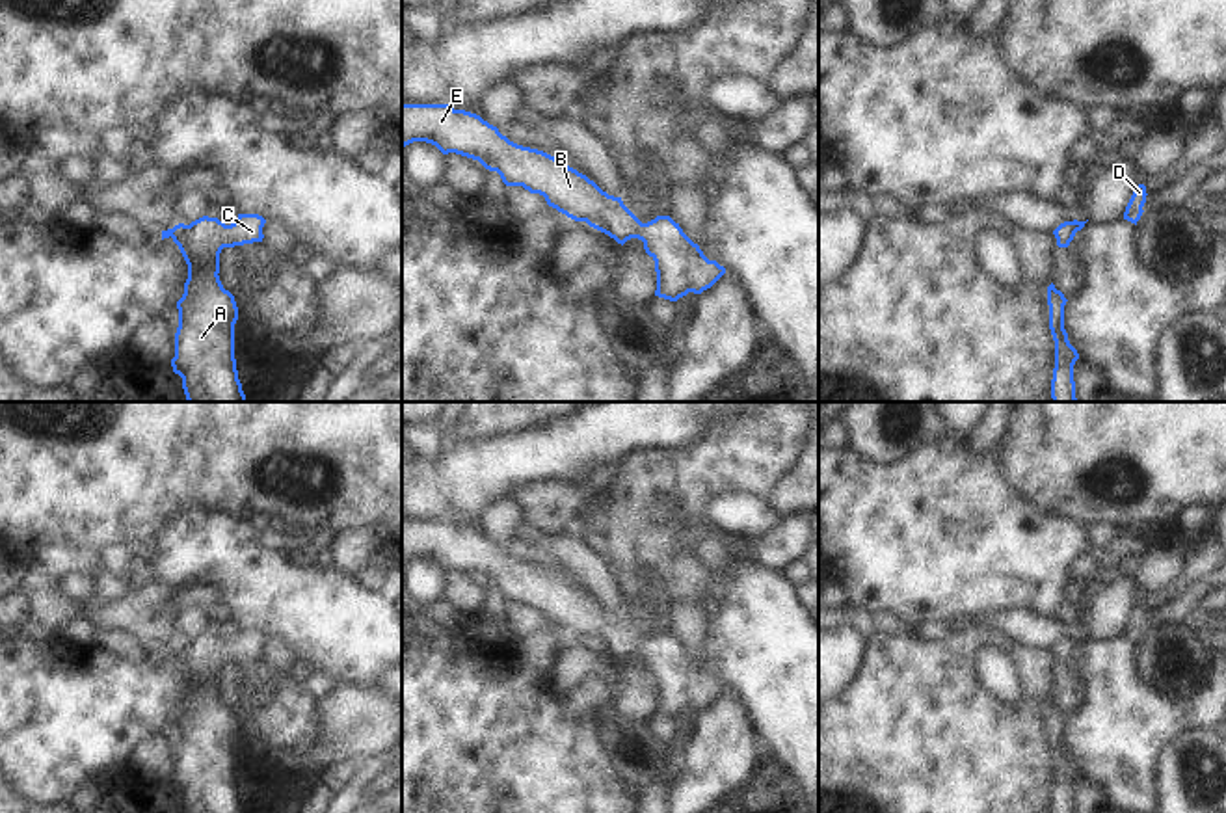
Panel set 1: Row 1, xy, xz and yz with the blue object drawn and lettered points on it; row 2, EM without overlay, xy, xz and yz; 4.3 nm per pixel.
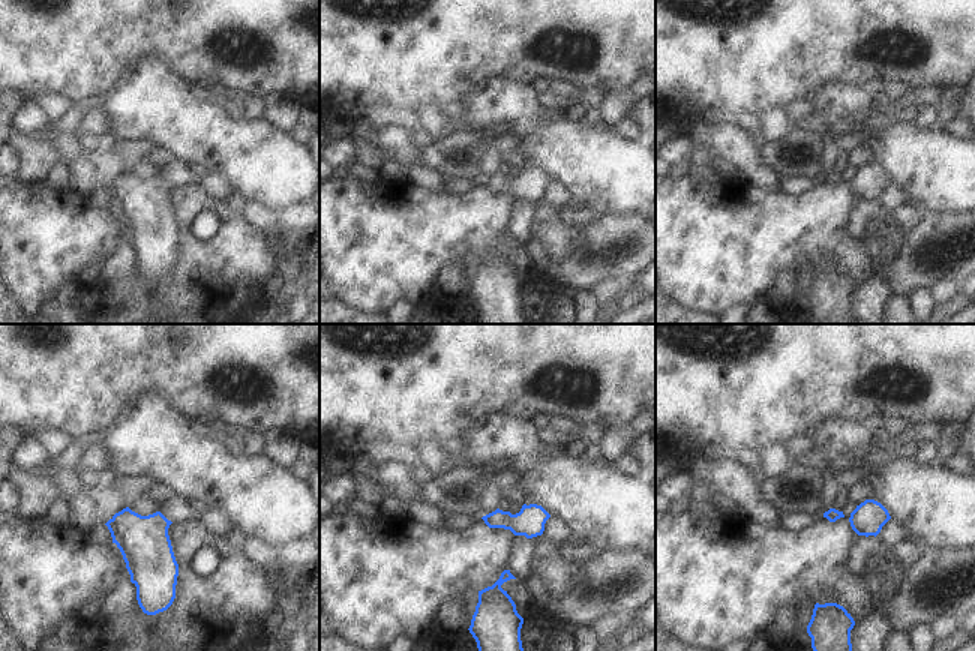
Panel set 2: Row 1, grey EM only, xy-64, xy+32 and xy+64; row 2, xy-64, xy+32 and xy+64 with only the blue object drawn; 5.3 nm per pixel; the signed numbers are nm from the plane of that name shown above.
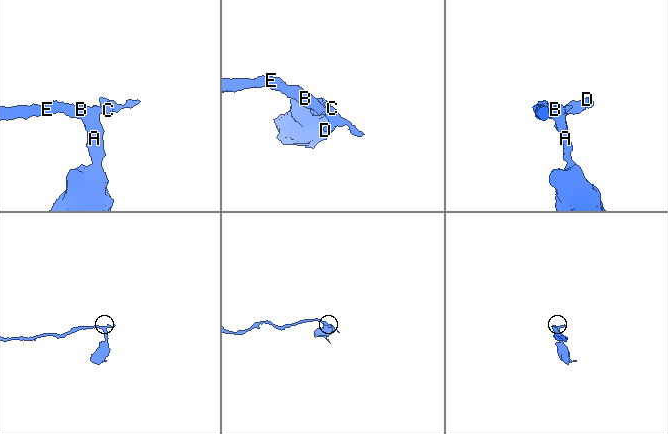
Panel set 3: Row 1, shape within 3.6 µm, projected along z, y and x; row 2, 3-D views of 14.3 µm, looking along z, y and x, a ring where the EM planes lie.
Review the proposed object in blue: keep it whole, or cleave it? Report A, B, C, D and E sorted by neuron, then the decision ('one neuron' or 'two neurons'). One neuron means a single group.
A B C D E | one neuron

